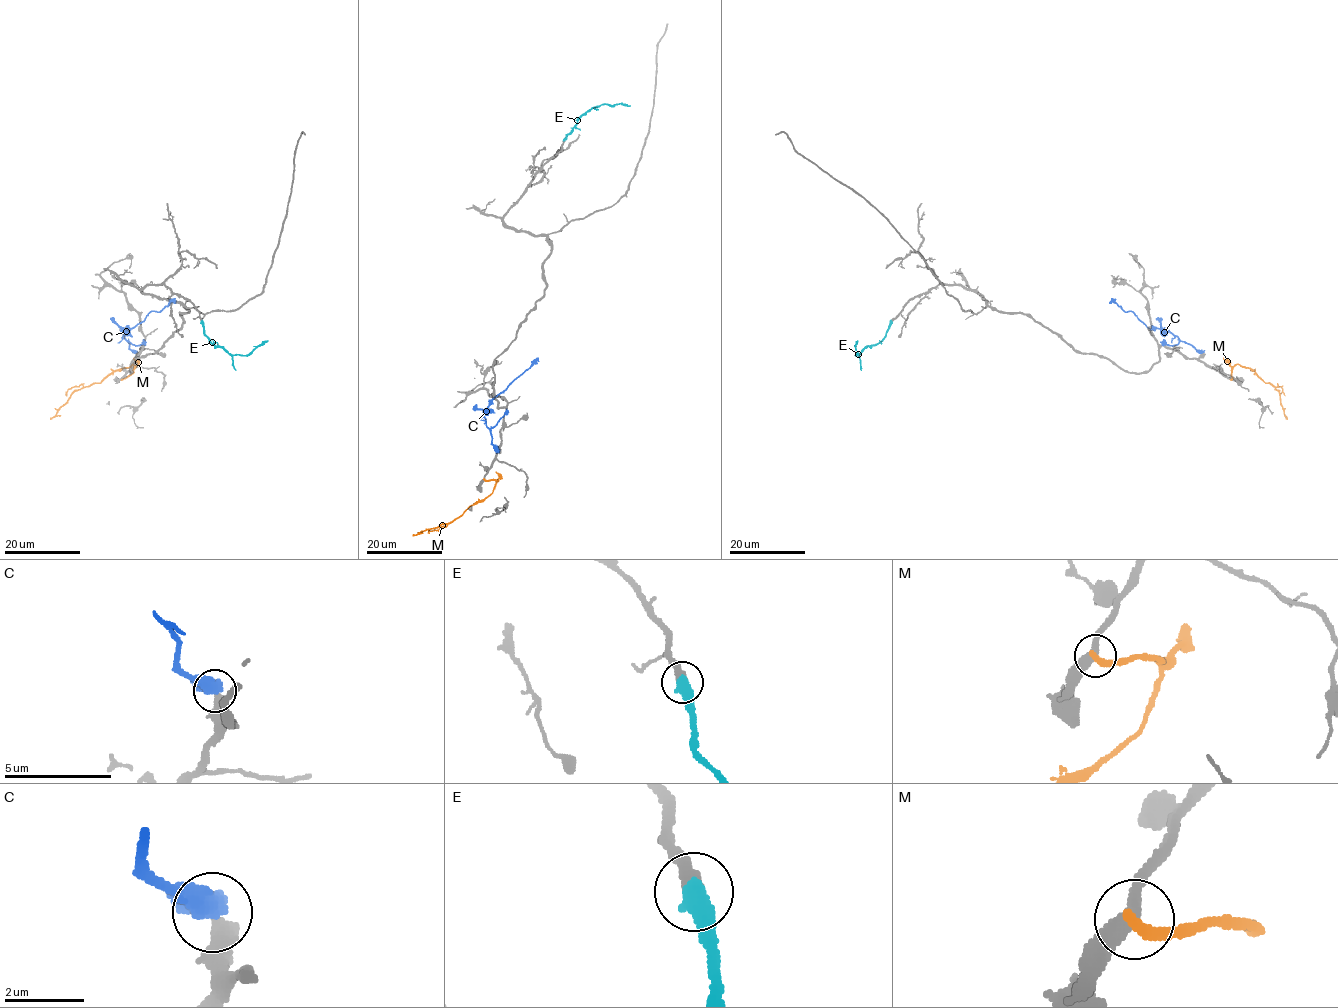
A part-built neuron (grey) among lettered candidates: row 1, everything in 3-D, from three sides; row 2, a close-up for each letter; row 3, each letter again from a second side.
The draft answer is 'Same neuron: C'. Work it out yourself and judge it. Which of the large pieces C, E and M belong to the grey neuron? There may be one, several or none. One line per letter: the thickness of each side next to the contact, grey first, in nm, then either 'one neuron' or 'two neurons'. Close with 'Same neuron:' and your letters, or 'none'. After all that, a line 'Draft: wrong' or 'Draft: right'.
C: 600 nm thick on the grey side, 750 nm on the other; two neurons
E: 400 nm thick on the grey side, 500 nm on the other; one neuron
M: 360 nm thick on the grey side, 300 nm on the other; two neurons
Same neuron: E
Draft: wrong

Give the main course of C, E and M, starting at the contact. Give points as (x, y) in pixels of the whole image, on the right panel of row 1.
C: (1201, 353), (1168, 332), (1150, 329), (1131, 311), (1126, 312), (1114, 302), (1109, 303)
E: (891, 321), (882, 339), (855, 355), (857, 340)
M: (1231, 379), (1234, 366), (1249, 368), (1265, 383), (1274, 386), (1287, 419)

